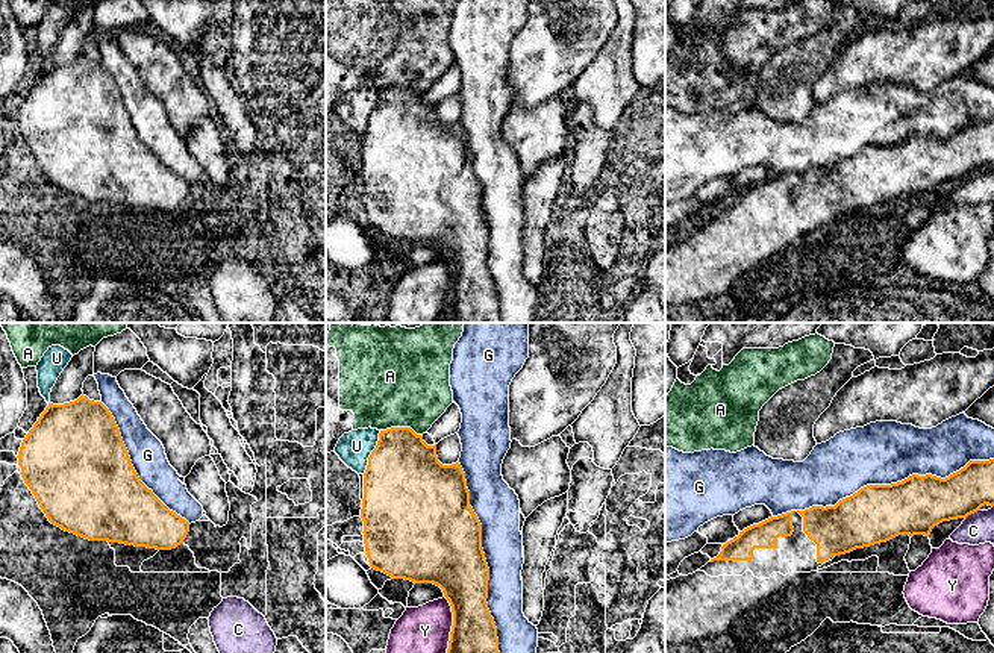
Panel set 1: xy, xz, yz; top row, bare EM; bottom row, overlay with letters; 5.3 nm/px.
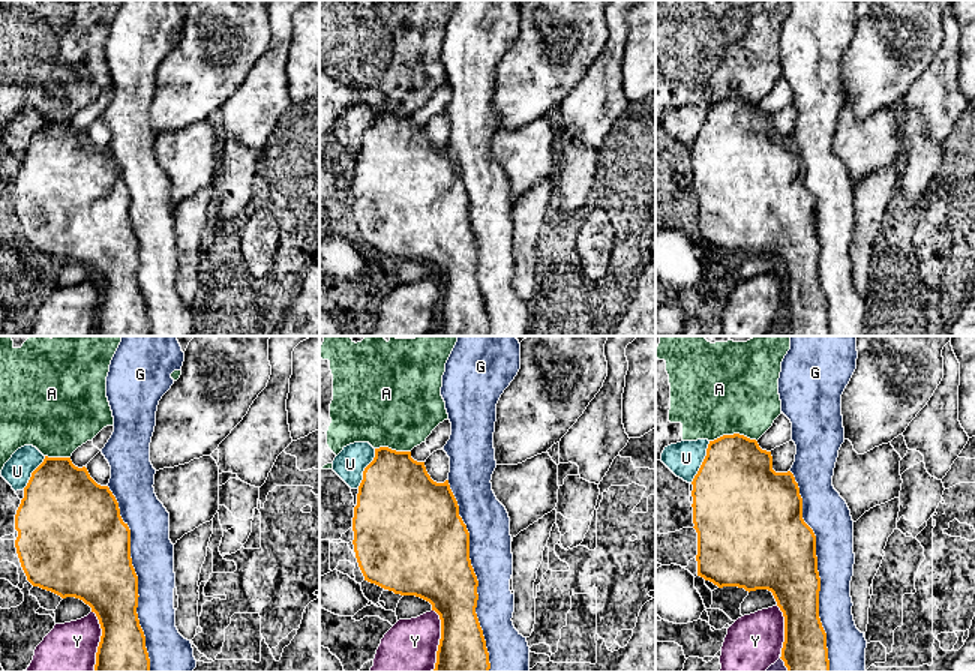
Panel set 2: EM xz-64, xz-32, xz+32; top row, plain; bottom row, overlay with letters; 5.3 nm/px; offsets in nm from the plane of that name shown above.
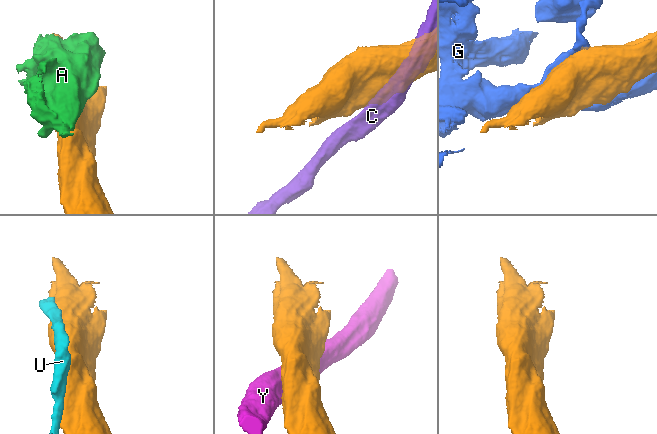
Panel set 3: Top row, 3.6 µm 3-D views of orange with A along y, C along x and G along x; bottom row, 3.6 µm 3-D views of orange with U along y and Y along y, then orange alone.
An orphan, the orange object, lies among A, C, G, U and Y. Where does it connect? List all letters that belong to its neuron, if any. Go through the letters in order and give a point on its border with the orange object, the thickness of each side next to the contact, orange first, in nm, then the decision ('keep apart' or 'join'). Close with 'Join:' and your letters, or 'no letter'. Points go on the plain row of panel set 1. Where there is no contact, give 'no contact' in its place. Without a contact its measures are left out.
A: xz (400, 88) | 400/460 nm | keep apart
C: yz (972, 173) | 280/160 nm | keep apart
G: yz (882, 146) | 300/340 nm | join
U: xz (371, 112) | 440/180 nm | keep apart
Y: xz (453, 285) | 280/300 nm | keep apart
Join: G

